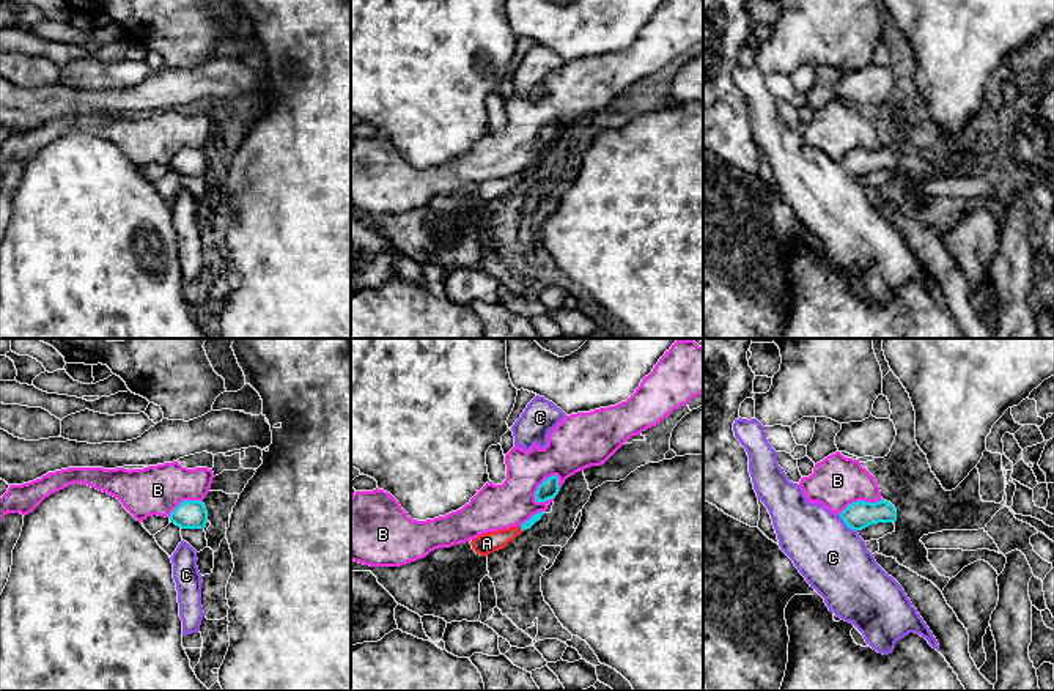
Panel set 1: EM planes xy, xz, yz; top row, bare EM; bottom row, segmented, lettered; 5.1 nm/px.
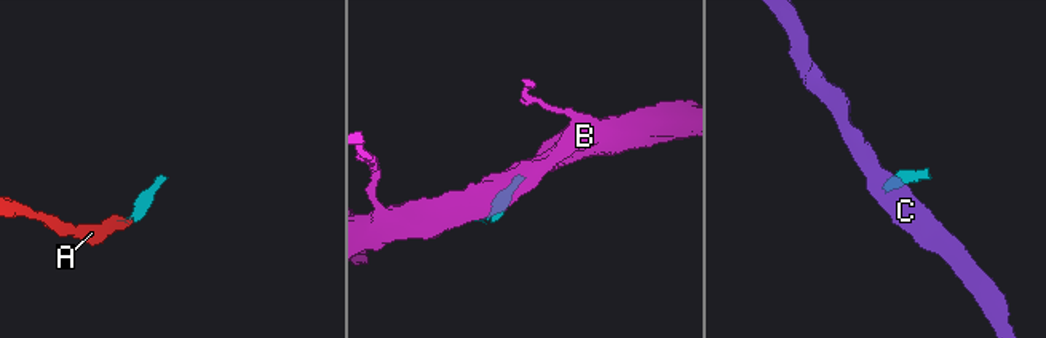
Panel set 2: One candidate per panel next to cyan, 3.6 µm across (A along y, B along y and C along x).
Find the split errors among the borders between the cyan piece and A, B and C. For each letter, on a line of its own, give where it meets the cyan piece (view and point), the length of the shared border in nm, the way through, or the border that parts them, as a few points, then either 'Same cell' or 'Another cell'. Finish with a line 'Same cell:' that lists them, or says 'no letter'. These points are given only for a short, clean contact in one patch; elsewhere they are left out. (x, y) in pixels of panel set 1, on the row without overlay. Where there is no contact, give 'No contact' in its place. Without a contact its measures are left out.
A: Touches cyan at xz (521, 175). Shared border 40 nm. Path across: xz (527, 172), (521, 175), (486, 191). Same cell
B: Touches cyan at xz (538, 134). Shared border 180 nm. Another cell
C: Touches cyan at yz (847, 172). Shared border 130 nm. Boundary: yz (839, 162), (856, 178). Another cell
Same cell: A

